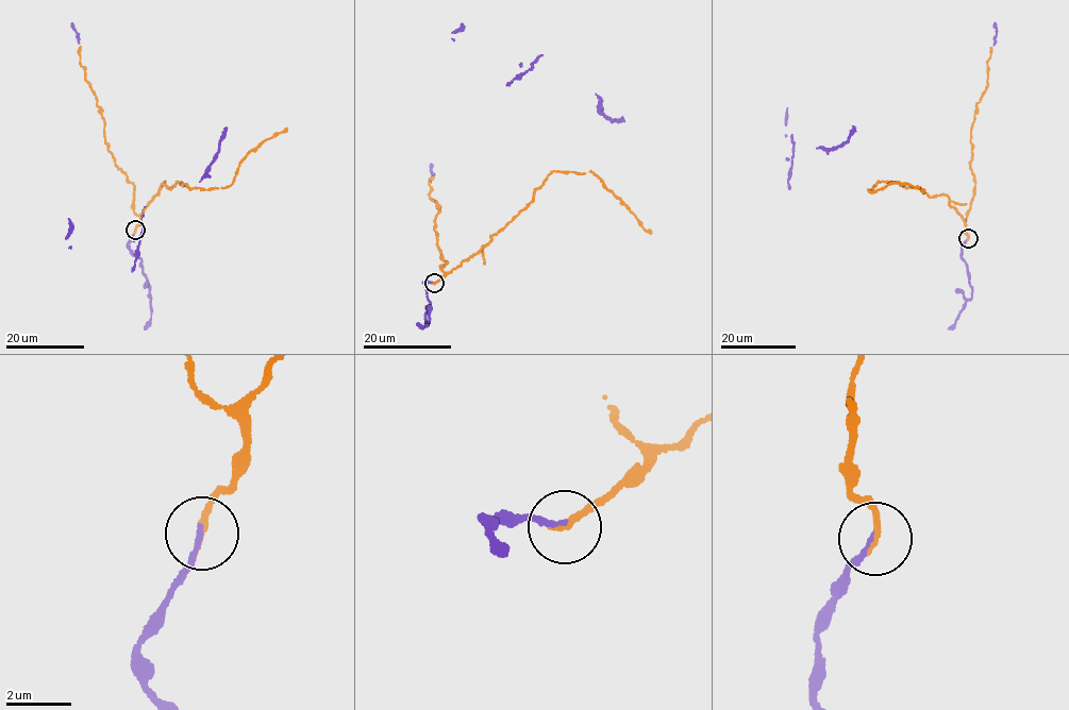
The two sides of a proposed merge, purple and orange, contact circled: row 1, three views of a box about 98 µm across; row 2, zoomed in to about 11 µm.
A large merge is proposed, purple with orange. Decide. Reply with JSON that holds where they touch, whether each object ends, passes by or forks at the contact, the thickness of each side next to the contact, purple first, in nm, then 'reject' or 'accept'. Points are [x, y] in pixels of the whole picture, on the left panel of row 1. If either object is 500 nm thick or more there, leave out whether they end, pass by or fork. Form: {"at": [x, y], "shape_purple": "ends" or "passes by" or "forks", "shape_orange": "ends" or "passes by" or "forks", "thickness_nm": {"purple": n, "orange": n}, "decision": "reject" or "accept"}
{"at": [135, 230], "shape_purple": "ends", "shape_orange": "ends", "thickness_nm": {"purple": 150, "orange": 200}, "decision": "accept"}

